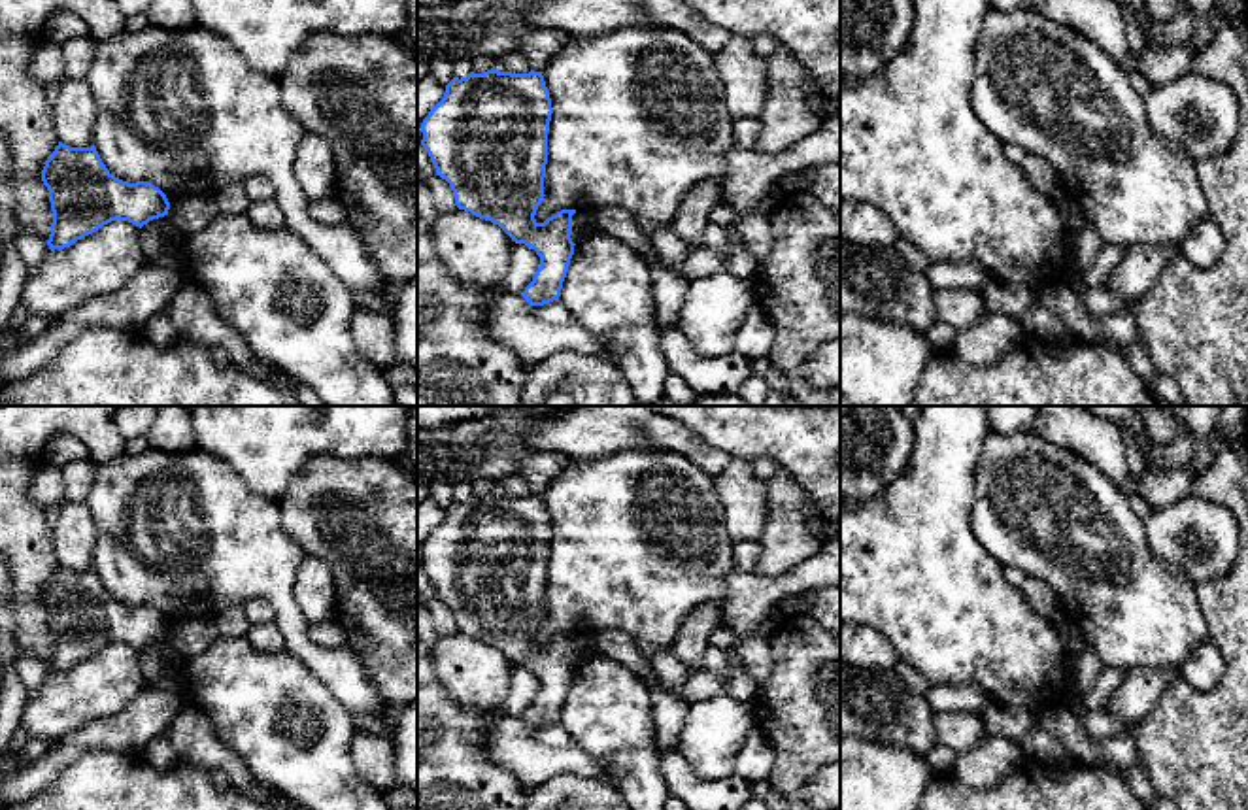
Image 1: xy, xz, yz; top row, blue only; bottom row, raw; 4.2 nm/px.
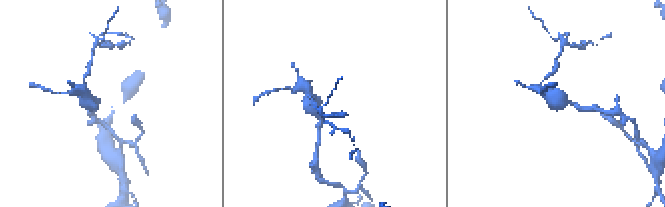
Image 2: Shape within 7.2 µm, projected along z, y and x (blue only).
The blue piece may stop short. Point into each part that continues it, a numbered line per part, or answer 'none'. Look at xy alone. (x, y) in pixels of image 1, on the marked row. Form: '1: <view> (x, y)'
none

